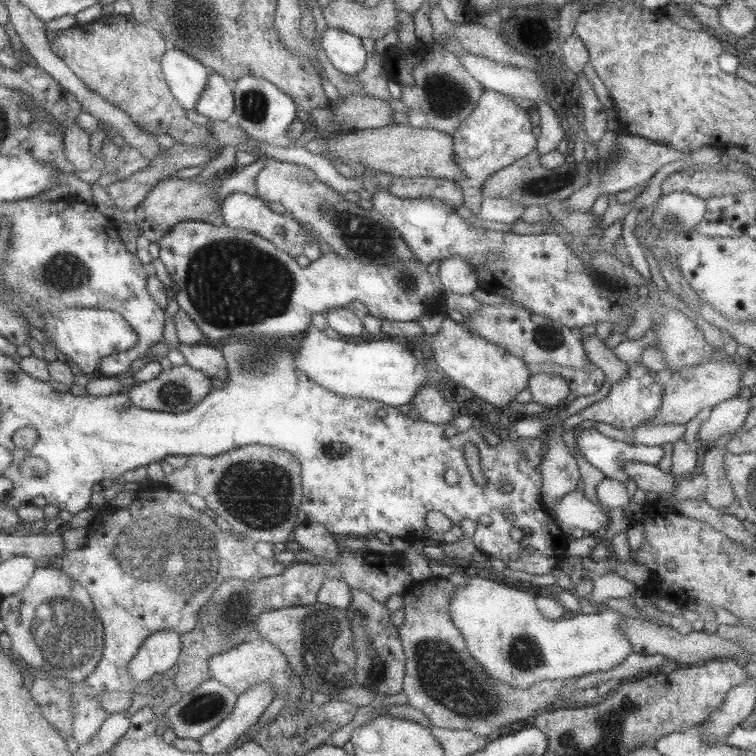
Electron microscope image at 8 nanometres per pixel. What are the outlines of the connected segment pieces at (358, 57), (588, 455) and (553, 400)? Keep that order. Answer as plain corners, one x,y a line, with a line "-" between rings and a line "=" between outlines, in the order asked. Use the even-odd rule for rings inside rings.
326,27
318,41
328,60
339,72
357,74
365,66
367,53
359,37
344,30
=
591,428
583,429
577,437
575,444
579,454
604,474
604,478
627,482
627,473
621,469
625,462
645,462
656,465
662,457
660,446
645,446
643,444
626,444
599,434
=
535,373
527,380
531,401
545,406
564,406
571,398
567,381
555,373

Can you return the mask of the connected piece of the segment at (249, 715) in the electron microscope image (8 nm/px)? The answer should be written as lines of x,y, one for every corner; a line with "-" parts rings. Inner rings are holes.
260,683
237,695
236,705
229,717
223,718
198,740
200,751
207,755
224,753
239,736
246,734
249,726
255,723
272,700
274,695
268,683

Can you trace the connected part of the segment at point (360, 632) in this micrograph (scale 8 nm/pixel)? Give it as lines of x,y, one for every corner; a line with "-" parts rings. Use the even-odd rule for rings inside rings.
357,589
351,590
351,602
344,610
352,633
352,650
356,654
353,667
355,685
371,690
376,697
381,698
401,693
406,661
398,628
389,620
390,612
382,602

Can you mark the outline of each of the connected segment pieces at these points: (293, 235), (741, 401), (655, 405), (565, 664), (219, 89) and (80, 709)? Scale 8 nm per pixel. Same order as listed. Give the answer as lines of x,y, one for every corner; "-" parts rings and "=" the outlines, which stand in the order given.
231,192
221,204
220,212
223,225
231,228
247,229
255,235
269,240
277,249
293,258
303,254
310,261
314,261
320,257
319,244
315,241
316,235
310,232
308,227
302,226
286,213
275,214
275,212
271,212
259,197
243,194
243,192
=
731,397
715,404
710,415
699,426
696,436
696,446
700,442
717,441
725,433
733,434
746,420
747,412
751,410
749,401
741,397
=
631,364
627,368
625,378
611,383
610,390
603,399
592,403
579,412
579,420
577,420
577,413
571,414
554,429
563,432
563,428
565,430
573,429
577,422
590,420
610,424
616,429
633,430
633,428
641,425
643,422
654,418
655,412
659,410
659,404
661,404
661,394
662,390
660,390
657,382
651,378
649,370
645,366
=
464,571
467,572
467,582
465,585
455,586
453,594
449,596
449,615
463,636
469,655
495,680
501,680
512,688
526,690
537,682
558,679
566,681
571,677
609,670
632,654
629,640
620,632
624,616
617,610
606,608
592,614
577,611
571,614
570,618
549,621
537,610
535,598
527,592
=
209,71
205,88
195,103
197,114
206,116
209,121
225,121
233,108
233,95
226,79
=
142,484
135,492
135,499
129,502
125,509
112,507
100,509
96,519
87,528
85,544
77,550
65,551
55,563
63,574
73,578
87,590
104,627
104,653
93,672
84,679
88,690
76,689
69,693
70,702
74,706
71,734
78,744
87,744
89,738
93,737
101,723
108,717
98,704
100,694
113,691
131,694
140,689
126,669
145,638
163,630
190,632
197,623
197,613
201,610
201,606
207,603
219,584
232,578
258,581
263,577
281,574
287,566
275,561
273,557
259,556
255,553
251,540
243,539
229,531
210,512
193,509
184,501
183,493
154,484

